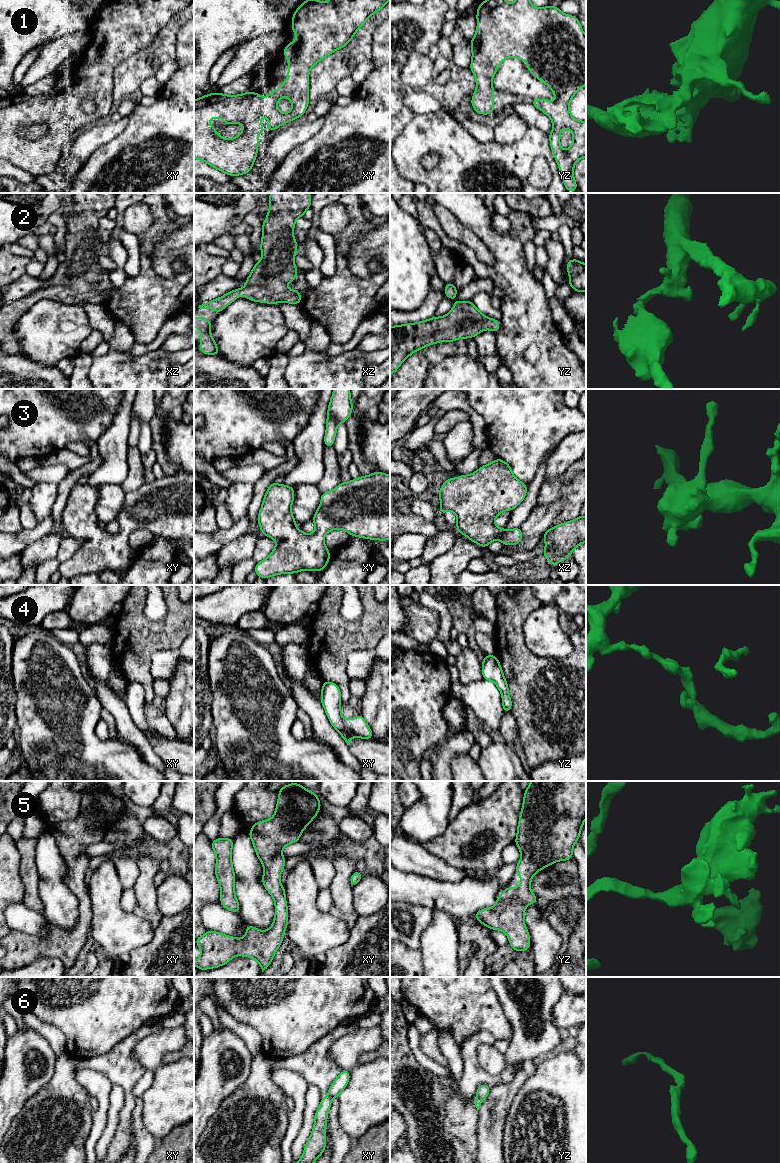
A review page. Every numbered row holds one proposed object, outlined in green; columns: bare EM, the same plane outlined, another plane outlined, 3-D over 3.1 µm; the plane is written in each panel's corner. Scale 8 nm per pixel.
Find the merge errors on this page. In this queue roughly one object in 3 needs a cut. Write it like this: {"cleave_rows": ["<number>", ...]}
{"cleave_rows": ["6"]}

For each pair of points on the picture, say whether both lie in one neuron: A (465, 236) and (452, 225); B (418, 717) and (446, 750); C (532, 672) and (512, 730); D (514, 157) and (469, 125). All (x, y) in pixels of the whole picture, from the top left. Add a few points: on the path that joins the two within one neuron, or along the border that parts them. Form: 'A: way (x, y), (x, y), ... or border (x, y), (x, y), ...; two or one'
A: way (462, 234), (455, 228); one
B: border (448, 736), (440, 745), (432, 750); two
C: border (511, 711), (516, 723), (518, 736); two
D: border (469, 132), (479, 141), (490, 142), (493, 140); two

